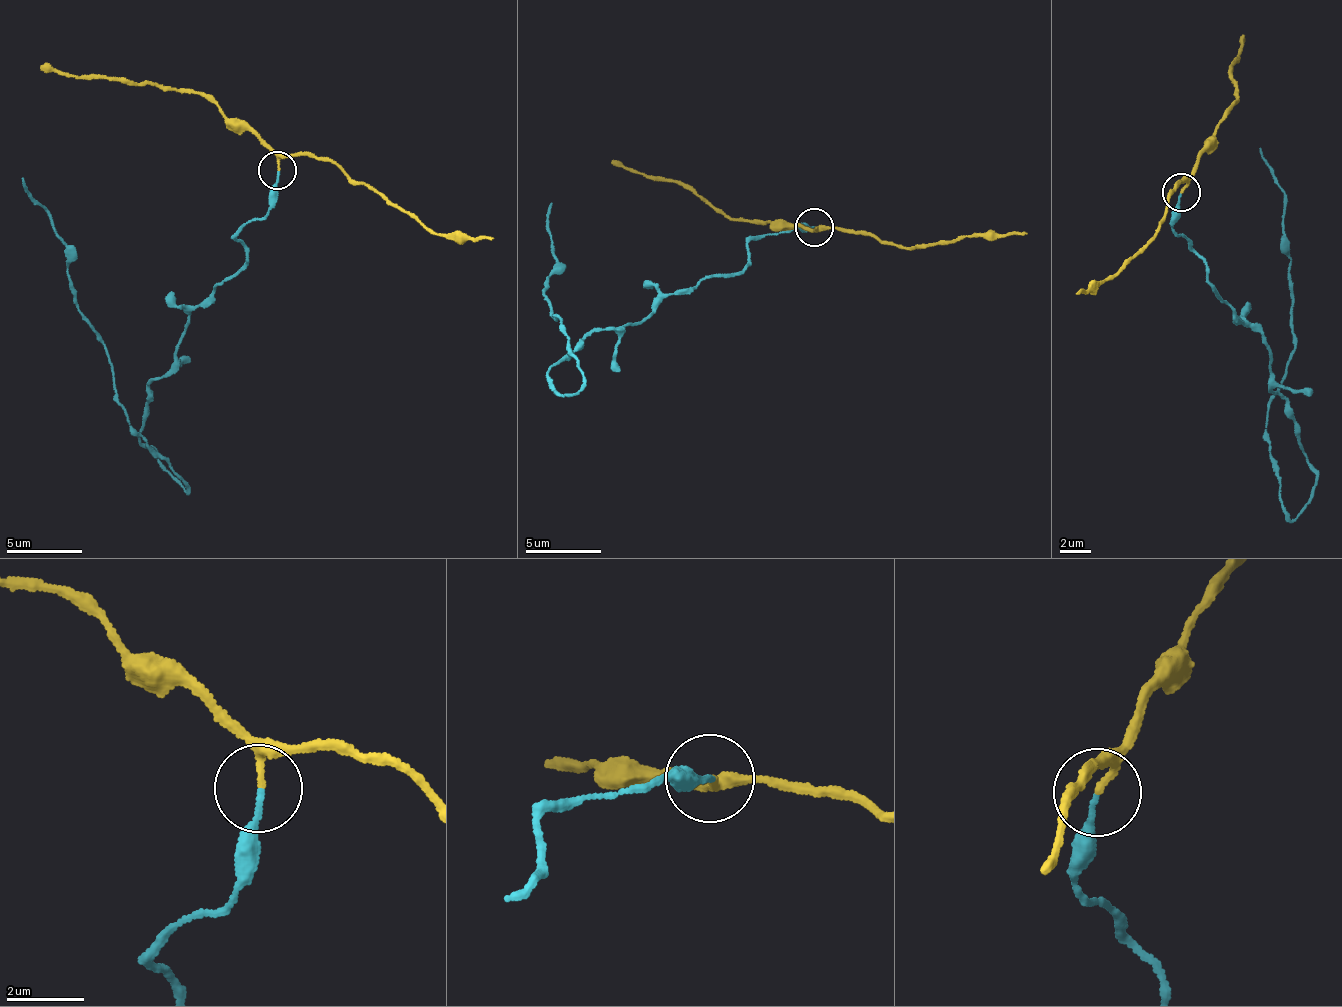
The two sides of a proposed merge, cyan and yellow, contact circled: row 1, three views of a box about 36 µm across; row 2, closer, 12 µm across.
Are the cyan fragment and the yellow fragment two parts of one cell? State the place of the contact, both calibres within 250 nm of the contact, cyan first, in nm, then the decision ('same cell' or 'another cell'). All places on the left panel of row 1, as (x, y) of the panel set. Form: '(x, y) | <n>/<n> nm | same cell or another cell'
(277, 170) | 130/130 nm | same cell

